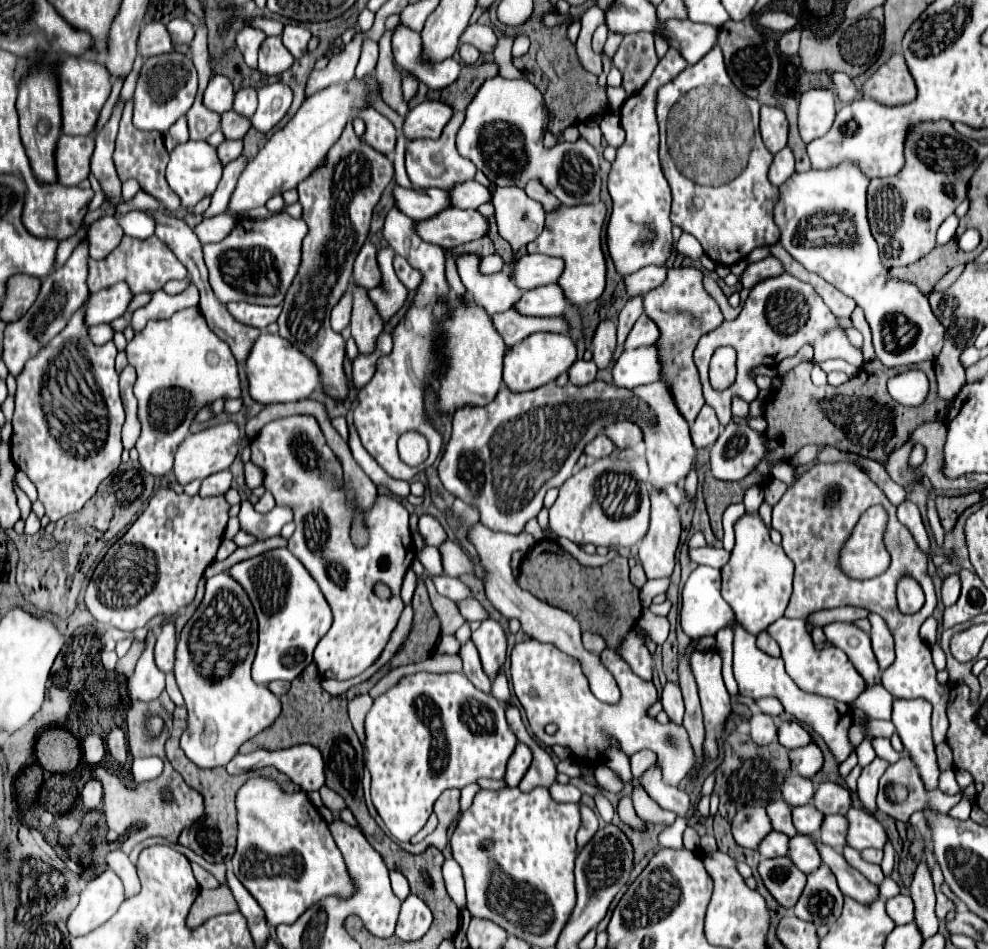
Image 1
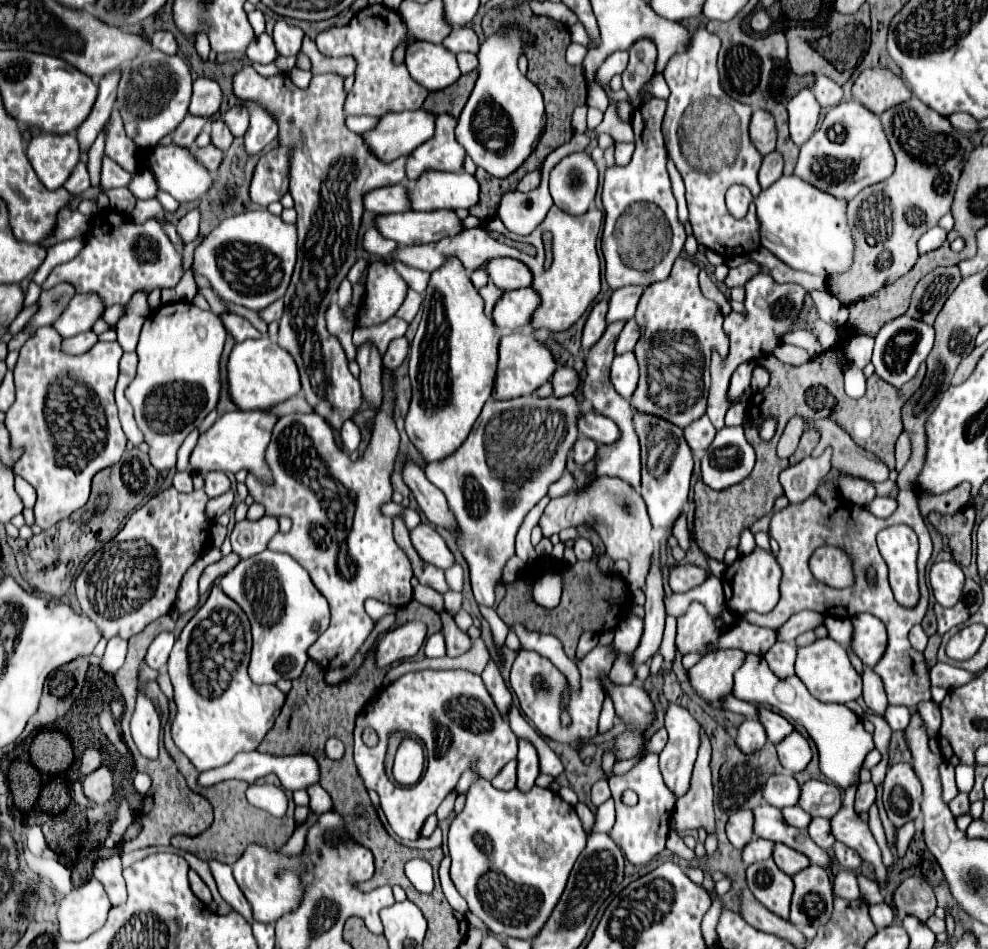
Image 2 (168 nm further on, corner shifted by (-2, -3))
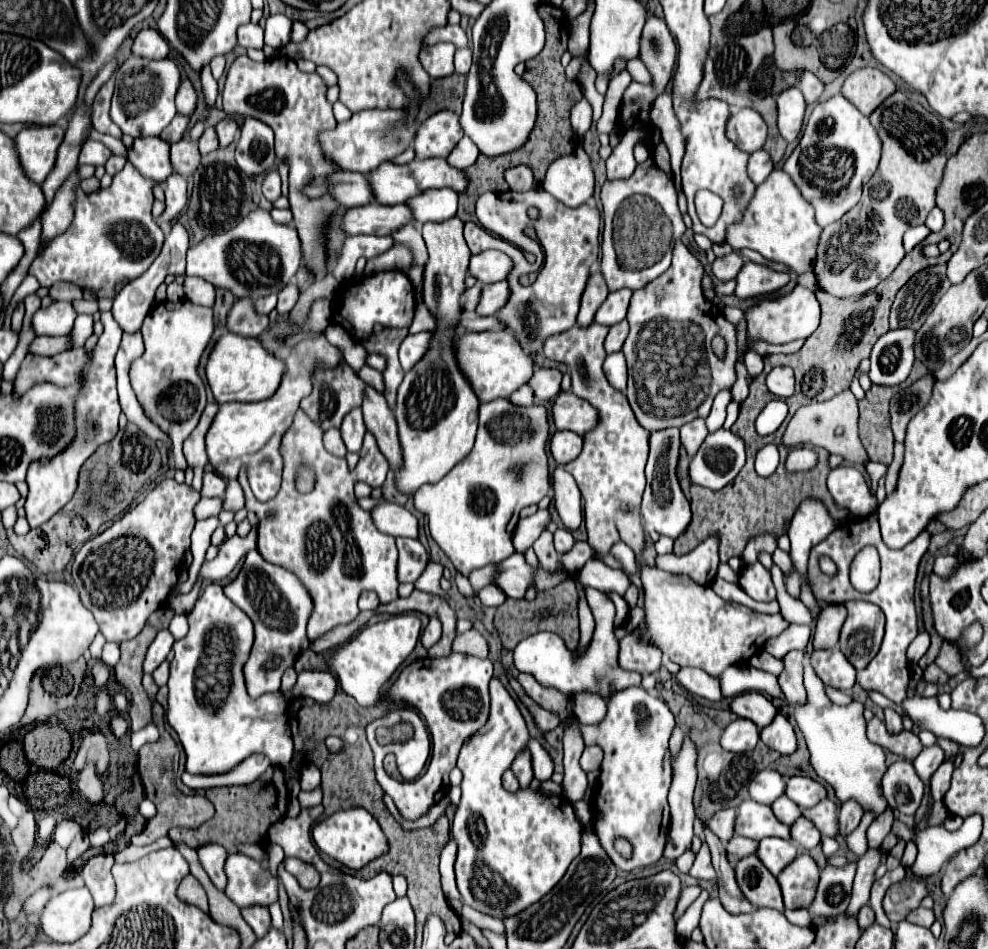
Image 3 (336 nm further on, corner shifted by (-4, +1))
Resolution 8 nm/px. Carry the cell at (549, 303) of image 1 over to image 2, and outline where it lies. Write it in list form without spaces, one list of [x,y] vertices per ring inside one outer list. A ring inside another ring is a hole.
[[[520,288],[504,292],[504,298],[496,304],[494,322],[499,336],[505,336],[530,324],[536,308],[540,306],[540,294],[532,288]]]

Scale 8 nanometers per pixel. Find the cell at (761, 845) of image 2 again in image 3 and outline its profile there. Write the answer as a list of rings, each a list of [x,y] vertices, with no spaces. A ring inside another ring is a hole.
[[[732,836],[730,842],[726,844],[726,858],[728,862],[738,862],[738,858],[744,858],[746,854],[754,854],[756,852],[758,842],[742,838],[742,836]]]

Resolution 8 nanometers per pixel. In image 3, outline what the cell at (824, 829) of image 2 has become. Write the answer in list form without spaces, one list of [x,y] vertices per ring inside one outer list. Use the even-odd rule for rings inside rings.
[[[798,818],[792,826],[790,826],[790,840],[794,844],[798,844],[800,848],[806,848],[806,850],[812,850],[814,846],[820,844],[820,832],[814,830],[814,824],[812,822],[806,822],[806,818]]]

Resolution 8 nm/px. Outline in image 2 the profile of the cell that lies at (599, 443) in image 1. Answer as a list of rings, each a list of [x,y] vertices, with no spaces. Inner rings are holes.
[[[578,438],[576,446],[574,446],[574,460],[576,460],[576,464],[586,464],[592,458],[596,458],[596,450],[598,450],[596,442],[592,442],[588,438]]]

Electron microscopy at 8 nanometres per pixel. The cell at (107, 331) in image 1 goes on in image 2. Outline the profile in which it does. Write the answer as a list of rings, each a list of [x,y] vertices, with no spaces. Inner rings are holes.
[[[90,330],[90,332],[84,332],[84,334],[80,334],[80,336],[66,338],[64,350],[66,350],[68,354],[84,354],[84,352],[88,352],[96,342],[98,342],[98,334],[94,334],[94,332]]]

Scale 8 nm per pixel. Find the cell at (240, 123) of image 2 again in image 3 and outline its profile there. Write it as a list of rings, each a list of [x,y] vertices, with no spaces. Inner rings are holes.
[[[224,118],[216,124],[216,134],[218,134],[220,148],[226,148],[228,144],[234,142],[234,138],[238,134],[238,124],[232,118]]]

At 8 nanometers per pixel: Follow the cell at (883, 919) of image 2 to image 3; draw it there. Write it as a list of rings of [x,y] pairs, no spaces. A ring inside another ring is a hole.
[[[862,906],[856,918],[858,918],[858,926],[860,926],[860,930],[866,930],[868,926],[874,924],[874,912],[872,912],[870,906]]]

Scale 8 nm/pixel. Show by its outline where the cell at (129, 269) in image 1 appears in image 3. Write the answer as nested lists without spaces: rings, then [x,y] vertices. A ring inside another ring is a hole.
[[[126,162],[126,166],[114,174],[108,188],[98,188],[88,194],[78,186],[72,224],[38,250],[28,272],[46,288],[56,282],[72,282],[80,288],[96,290],[98,298],[114,296],[116,282],[138,278],[160,254],[164,234],[150,214],[154,202],[152,188],[156,184],[160,182],[142,178],[138,170]]]

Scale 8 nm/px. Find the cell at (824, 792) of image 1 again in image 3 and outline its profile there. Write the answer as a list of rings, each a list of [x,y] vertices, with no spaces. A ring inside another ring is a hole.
[[[794,776],[786,780],[786,792],[790,800],[794,800],[800,808],[810,808],[818,804],[822,798],[826,798],[826,790],[806,776]]]

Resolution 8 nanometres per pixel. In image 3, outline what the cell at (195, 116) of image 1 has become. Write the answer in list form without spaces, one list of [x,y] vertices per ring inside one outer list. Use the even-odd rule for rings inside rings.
[[[176,114],[176,116],[174,116],[174,120],[166,126],[166,130],[162,130],[162,134],[160,134],[160,136],[162,136],[162,140],[164,140],[164,142],[174,144],[174,142],[178,142],[180,138],[184,138],[186,130],[188,130],[188,116]]]

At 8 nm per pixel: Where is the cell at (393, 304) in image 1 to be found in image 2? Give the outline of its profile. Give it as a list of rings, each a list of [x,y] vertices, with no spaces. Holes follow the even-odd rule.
[[[408,290],[406,300],[402,302],[400,310],[398,310],[394,316],[396,316],[396,318],[402,318],[402,320],[406,320],[406,322],[412,322],[412,318],[416,316],[416,312],[418,312],[418,308],[420,308],[420,302],[422,302],[422,296],[420,296],[418,292],[414,292],[414,290]]]

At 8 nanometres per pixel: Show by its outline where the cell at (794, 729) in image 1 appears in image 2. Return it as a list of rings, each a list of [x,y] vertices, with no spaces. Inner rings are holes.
[[[760,708],[760,718],[758,718],[764,728],[766,728],[766,734],[768,734],[768,740],[778,744],[782,742],[786,736],[790,736],[794,732],[794,726],[780,714],[768,710],[768,708]]]

